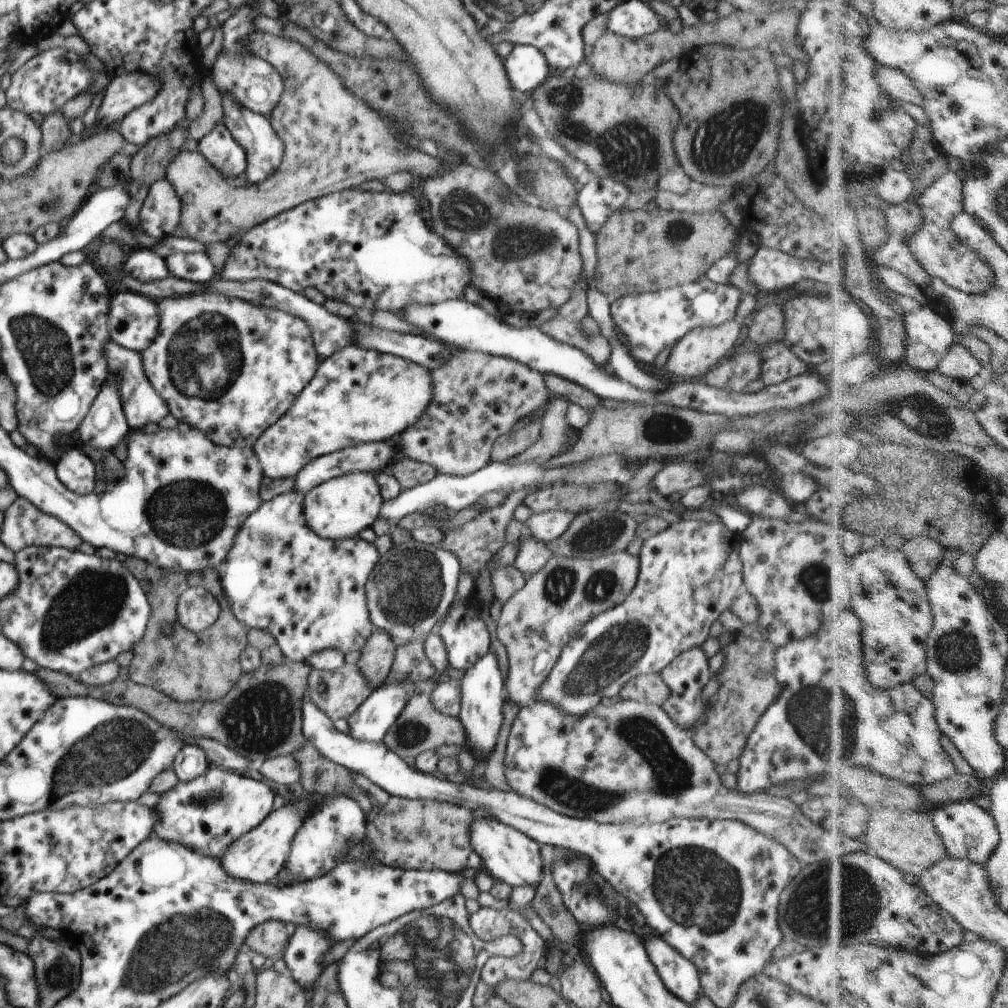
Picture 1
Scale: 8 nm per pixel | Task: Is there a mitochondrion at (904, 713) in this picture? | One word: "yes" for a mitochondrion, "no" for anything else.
no

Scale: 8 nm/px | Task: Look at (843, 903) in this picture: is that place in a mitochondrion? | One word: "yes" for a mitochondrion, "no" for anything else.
yes

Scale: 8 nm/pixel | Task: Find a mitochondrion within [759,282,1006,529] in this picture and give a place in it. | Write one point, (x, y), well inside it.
(921, 413)

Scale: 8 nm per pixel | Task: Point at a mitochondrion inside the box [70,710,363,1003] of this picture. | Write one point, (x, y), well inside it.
(181, 945)

